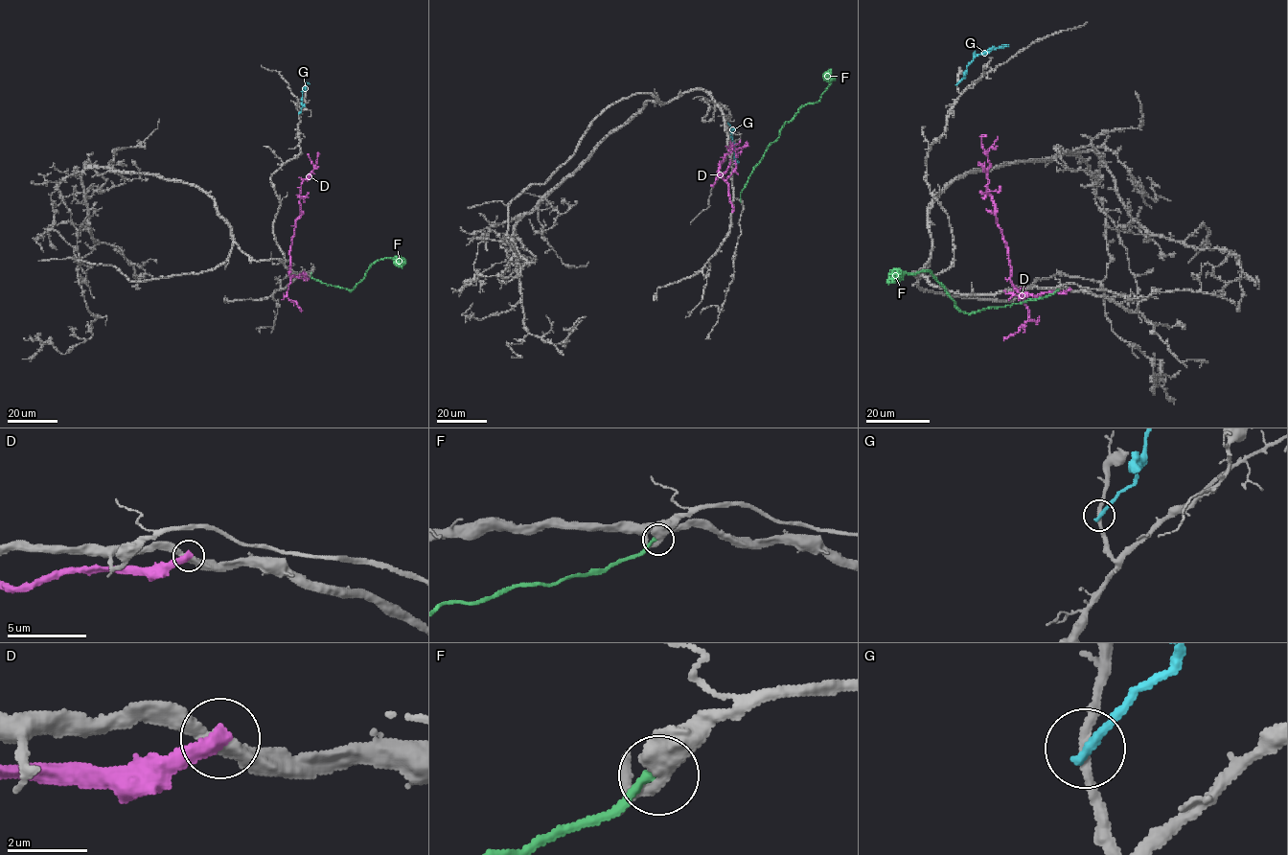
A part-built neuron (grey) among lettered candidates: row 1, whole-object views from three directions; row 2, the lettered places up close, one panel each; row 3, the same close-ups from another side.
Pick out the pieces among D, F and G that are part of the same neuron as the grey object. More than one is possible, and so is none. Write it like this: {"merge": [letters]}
{"merge": []}

